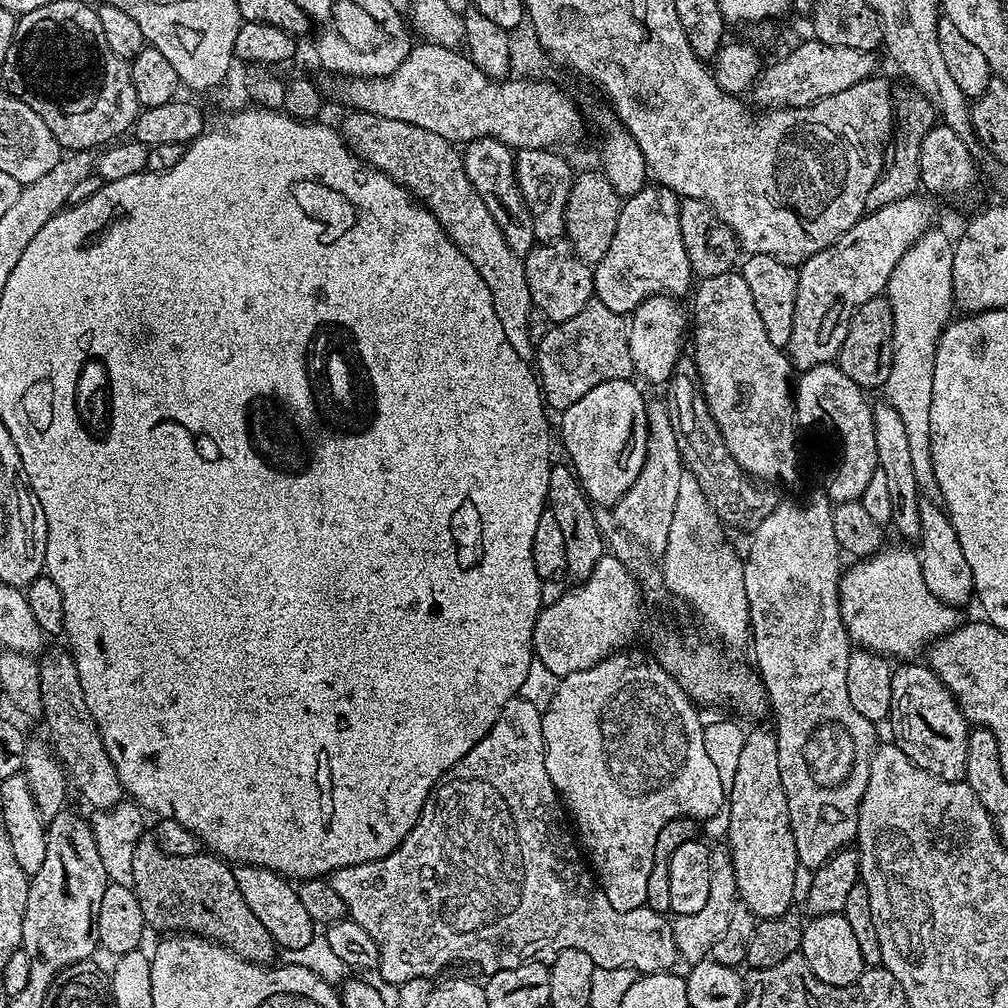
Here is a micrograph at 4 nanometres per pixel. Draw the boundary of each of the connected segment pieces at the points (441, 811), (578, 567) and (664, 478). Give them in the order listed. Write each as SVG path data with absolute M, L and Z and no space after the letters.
M517 698L506 702L494 726L490 726L486 738L475 744L470 754L466 754L466 758L462 758L450 771L445 772L440 781L433 786L432 792L422 806L422 814L414 830L406 834L404 841L389 856L375 862L362 862L358 866L346 866L331 873L332 889L336 891L338 898L342 898L347 915L354 922L358 922L358 926L362 926L362 930L366 930L370 938L374 938L374 943L378 946L380 963L378 976L386 982L399 986L410 982L410 978L436 978L447 964L456 964L459 960L464 964L477 964L484 974L491 974L498 970L522 966L528 960L550 962L567 948L582 950L582 954L590 954L598 968L632 968L637 974L647 974L670 972L677 967L675 964L680 960L680 951L674 942L672 920L665 913L655 912L647 906L638 909L634 918L629 913L614 910L614 906L610 906L610 898L606 898L604 891L598 887L597 877L586 863L581 845L570 827L570 820L560 794L554 782L550 782L550 774L546 774L543 721L541 709L536 709L530 701Z
M553 463L548 483L547 511L554 514L558 527L562 530L562 538L566 538L567 575L573 576L573 581L583 582L598 566L598 562L606 554L606 536L599 526L594 513L594 505L584 493L580 479L567 463Z
M648 404L648 453L644 465L634 478L626 494L614 506L614 524L625 535L643 546L653 558L663 557L666 538L670 538L670 525L674 519L674 506L678 503L678 482L686 471L676 441L673 417L660 404Z

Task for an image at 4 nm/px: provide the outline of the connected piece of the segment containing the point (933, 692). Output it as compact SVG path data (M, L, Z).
M904 662L892 673L890 682L892 736L896 747L922 770L939 780L963 781L970 725L950 690L924 662Z

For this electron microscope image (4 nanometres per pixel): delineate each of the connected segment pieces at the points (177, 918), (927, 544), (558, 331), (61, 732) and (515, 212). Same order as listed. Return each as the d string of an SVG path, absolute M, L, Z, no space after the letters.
M143 838L137 842L133 850L134 880L132 891L142 906L144 923L149 929L157 928L160 934L199 934L207 936L224 945L234 954L252 964L268 966L277 958L276 943L270 938L270 930L254 918L254 910L246 906L246 898L242 898L242 890L234 882L232 868L221 857L215 854L197 854L195 856L171 856L156 844L155 839Z
M921 499L918 510L920 538L918 555L922 566L922 578L926 578L926 586L930 594L951 608L959 609L974 596L970 565L966 563L966 554L962 554L962 542L958 542L958 534L954 534L954 526L943 507L929 500Z
M595 298L589 300L574 318L563 320L560 324L552 324L548 333L535 345L534 368L538 373L541 389L544 393L544 402L549 409L563 410L574 406L586 390L598 386L607 380L622 380L633 375L630 356L630 342L628 341L629 321L610 306L602 306L602 302Z
M45 647L39 657L40 665L40 701L44 711L42 723L48 727L50 747L64 767L71 787L80 791L80 796L93 809L109 809L125 799L126 793L114 762L106 754L102 736L98 734L90 706L82 694L82 682L78 666L67 647Z
M483 136L477 140L467 141L463 149L464 169L466 178L484 197L486 210L494 214L494 222L498 222L498 230L502 230L502 238L506 238L506 246L514 250L514 254L521 258L527 256L528 251L535 248L538 241L534 234L534 218L522 198L522 190L518 186L516 177L516 158L513 149L506 147L500 140L493 136Z

